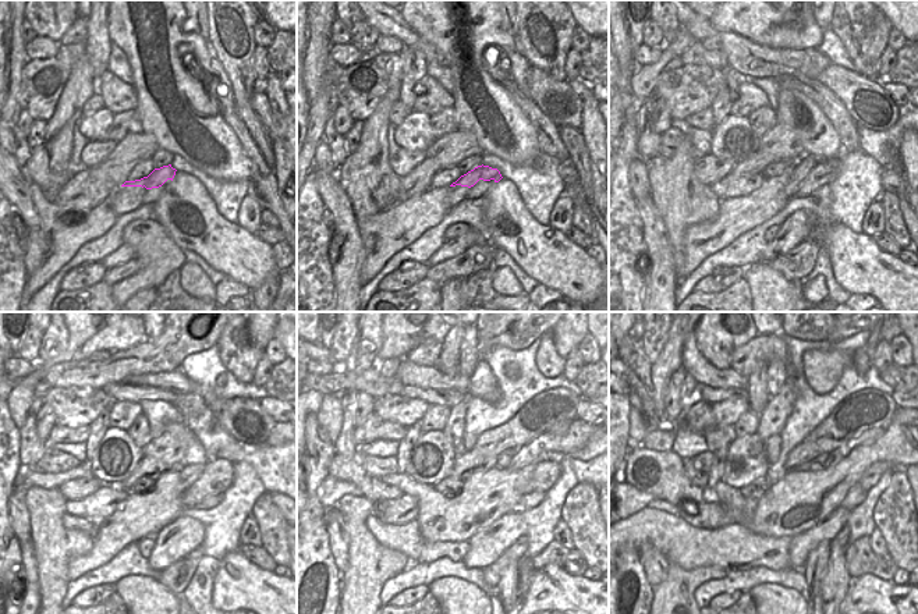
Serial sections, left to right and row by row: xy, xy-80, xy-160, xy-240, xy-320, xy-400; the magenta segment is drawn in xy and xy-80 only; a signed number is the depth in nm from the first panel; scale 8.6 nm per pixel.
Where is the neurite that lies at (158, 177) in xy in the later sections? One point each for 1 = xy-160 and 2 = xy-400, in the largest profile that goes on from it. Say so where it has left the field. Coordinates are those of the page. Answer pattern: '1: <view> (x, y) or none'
1: xy-160 (826, 171)
2: xy-400 (871, 476)

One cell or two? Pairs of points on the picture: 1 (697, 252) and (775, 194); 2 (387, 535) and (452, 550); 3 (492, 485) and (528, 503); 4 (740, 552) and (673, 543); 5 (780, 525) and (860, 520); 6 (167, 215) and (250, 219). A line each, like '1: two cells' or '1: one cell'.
1: one cell
2: one cell
3: two cells
4: one cell
5: two cells
6: two cells

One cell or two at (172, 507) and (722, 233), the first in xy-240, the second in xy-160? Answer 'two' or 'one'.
one

